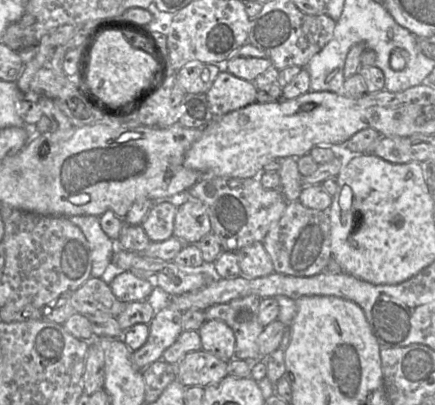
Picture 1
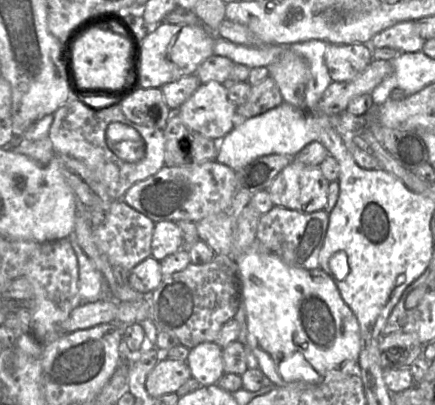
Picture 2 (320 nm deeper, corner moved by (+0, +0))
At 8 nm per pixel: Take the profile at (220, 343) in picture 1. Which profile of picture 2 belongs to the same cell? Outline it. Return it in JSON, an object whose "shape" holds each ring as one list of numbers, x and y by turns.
{"shape":[[202,342,190,349,186,362,192,378,202,387,216,384,224,374,222,347,215,342]]}

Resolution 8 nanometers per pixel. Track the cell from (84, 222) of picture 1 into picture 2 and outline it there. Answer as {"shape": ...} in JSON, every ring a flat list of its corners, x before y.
{"shape":[[75,230,68,238,72,244,78,261,78,288,82,303,96,302,102,299,103,276,78,244]]}

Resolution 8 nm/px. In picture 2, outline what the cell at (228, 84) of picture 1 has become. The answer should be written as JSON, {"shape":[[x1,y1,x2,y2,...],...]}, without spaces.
{"shape":[[209,81,199,88,178,108,177,112,183,123,202,136,220,141,237,124,237,106,228,98,227,88,223,83]]}

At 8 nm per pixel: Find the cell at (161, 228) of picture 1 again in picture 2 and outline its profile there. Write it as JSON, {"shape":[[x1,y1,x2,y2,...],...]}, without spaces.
{"shape":[[123,199,114,200,110,204,104,222,94,227,93,239,98,249,106,255,108,261,128,272,151,257,151,244,155,222,144,214,128,206]]}

